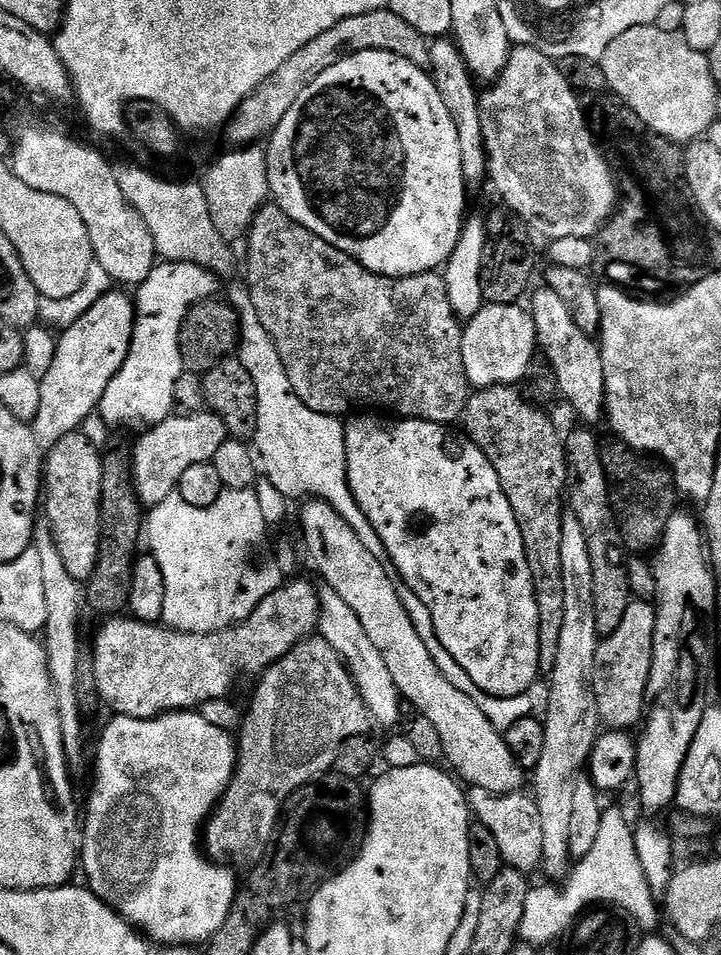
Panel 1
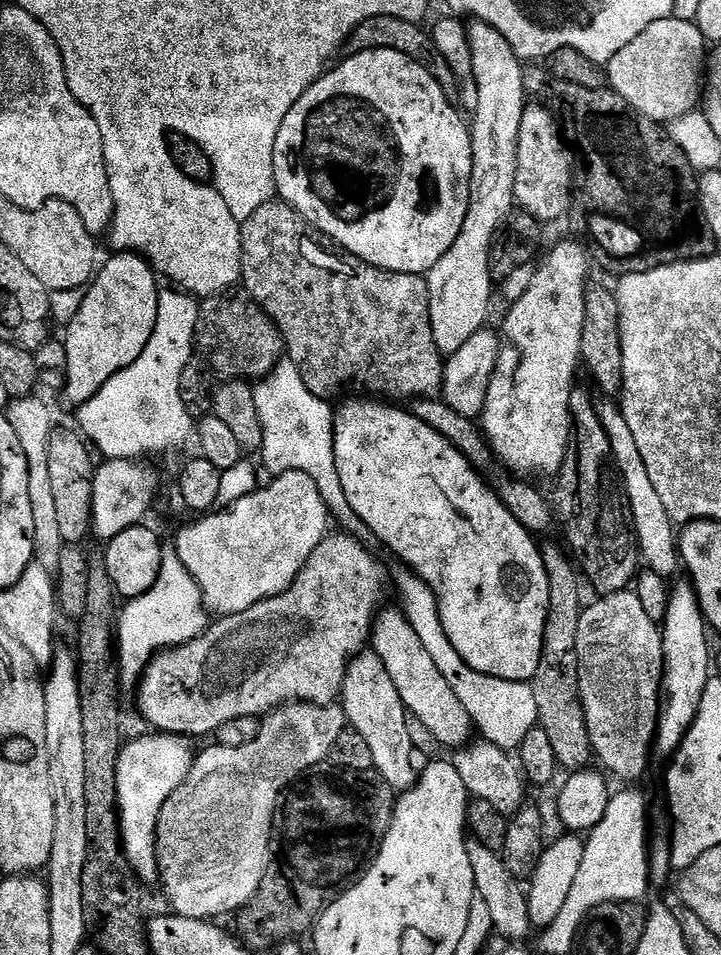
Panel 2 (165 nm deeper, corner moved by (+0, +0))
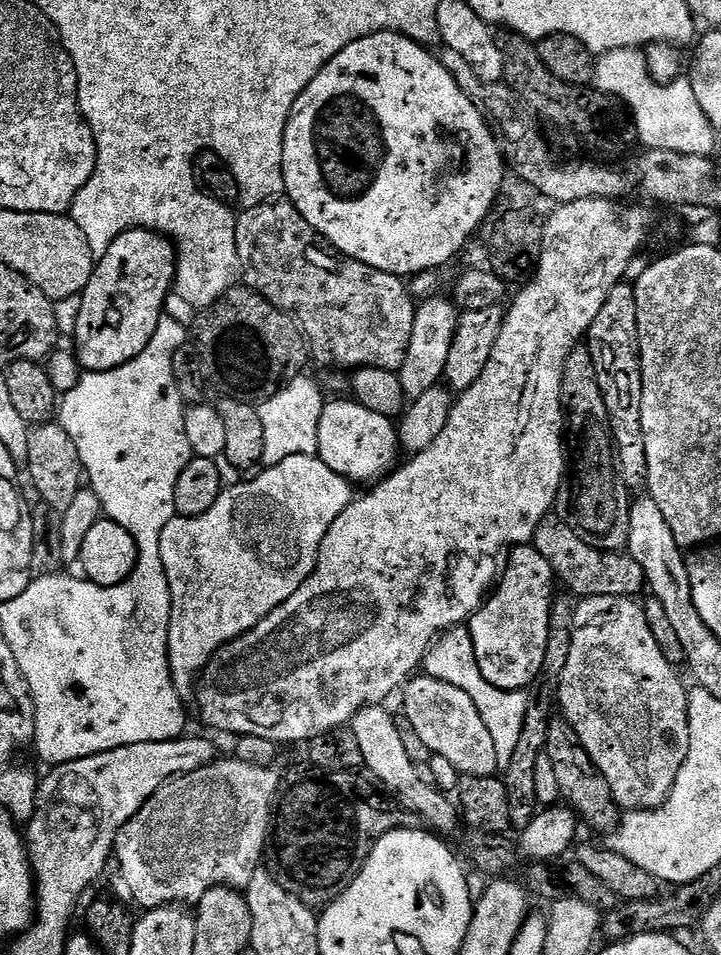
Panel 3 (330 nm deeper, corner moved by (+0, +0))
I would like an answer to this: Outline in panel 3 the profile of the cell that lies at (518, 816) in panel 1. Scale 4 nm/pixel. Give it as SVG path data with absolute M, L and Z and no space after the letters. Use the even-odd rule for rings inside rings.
M420 674L408 681L402 692L403 696L403 719L414 726L418 738L426 742L433 754L446 758L450 766L454 766L457 772L465 776L497 775L501 765L494 738L490 738L486 722L482 720L473 699L465 691L448 682L440 682L436 678Z

